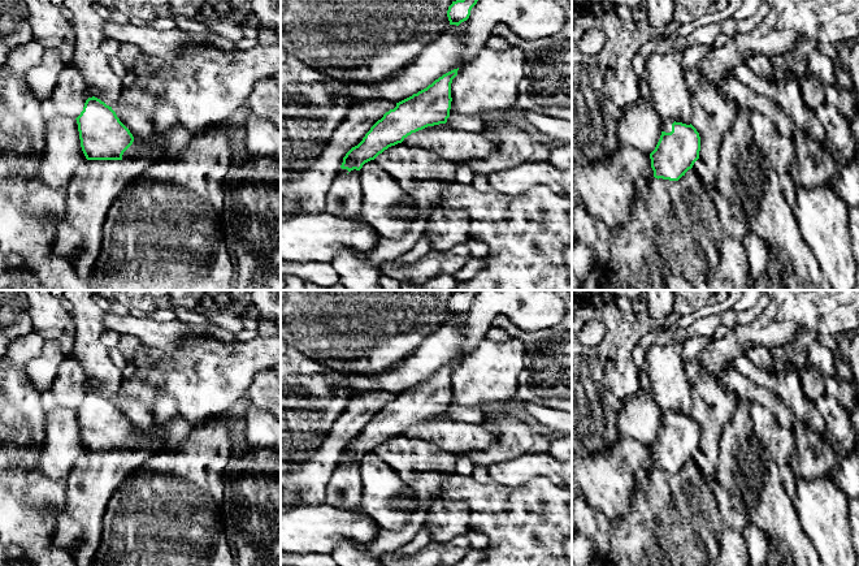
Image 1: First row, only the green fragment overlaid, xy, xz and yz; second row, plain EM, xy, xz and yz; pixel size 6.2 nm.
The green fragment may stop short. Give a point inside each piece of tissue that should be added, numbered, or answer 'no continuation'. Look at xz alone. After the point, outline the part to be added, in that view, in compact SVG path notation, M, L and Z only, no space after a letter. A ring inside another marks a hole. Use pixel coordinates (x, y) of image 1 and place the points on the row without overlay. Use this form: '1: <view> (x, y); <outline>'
no continuation

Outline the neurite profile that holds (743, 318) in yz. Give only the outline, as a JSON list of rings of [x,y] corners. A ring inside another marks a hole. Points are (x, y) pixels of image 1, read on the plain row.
[[[763,291],[763,294],[760,295],[760,298],[752,308],[736,314],[737,325],[747,325],[752,323],[763,314],[769,302],[771,297],[765,291]]]

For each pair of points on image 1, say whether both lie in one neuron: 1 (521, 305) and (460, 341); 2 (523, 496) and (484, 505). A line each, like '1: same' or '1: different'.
1: same
2: same

